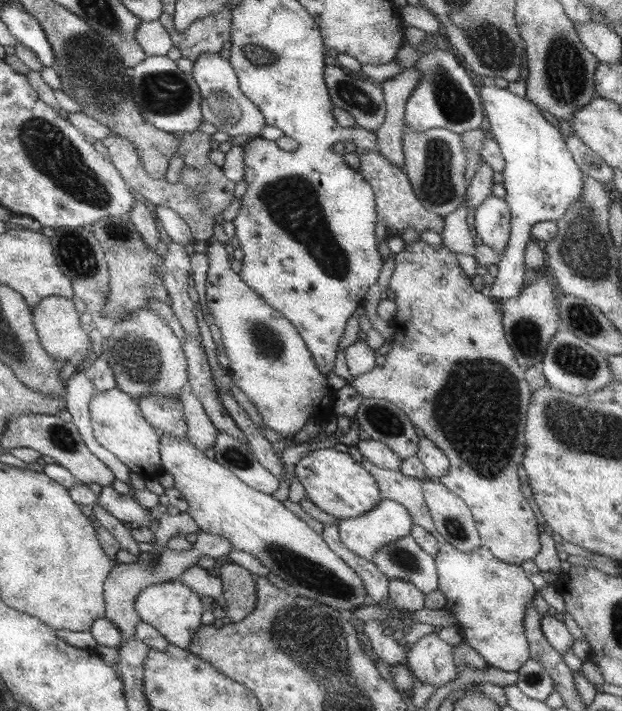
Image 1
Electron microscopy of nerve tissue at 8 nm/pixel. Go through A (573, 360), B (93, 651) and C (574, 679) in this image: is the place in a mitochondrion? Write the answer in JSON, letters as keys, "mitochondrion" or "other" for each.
{"A":"mitochondrion","B":"other","C":"other"}

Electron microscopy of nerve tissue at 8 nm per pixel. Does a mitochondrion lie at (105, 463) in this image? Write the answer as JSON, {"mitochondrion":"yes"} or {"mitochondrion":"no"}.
{"mitochondrion":"no"}

